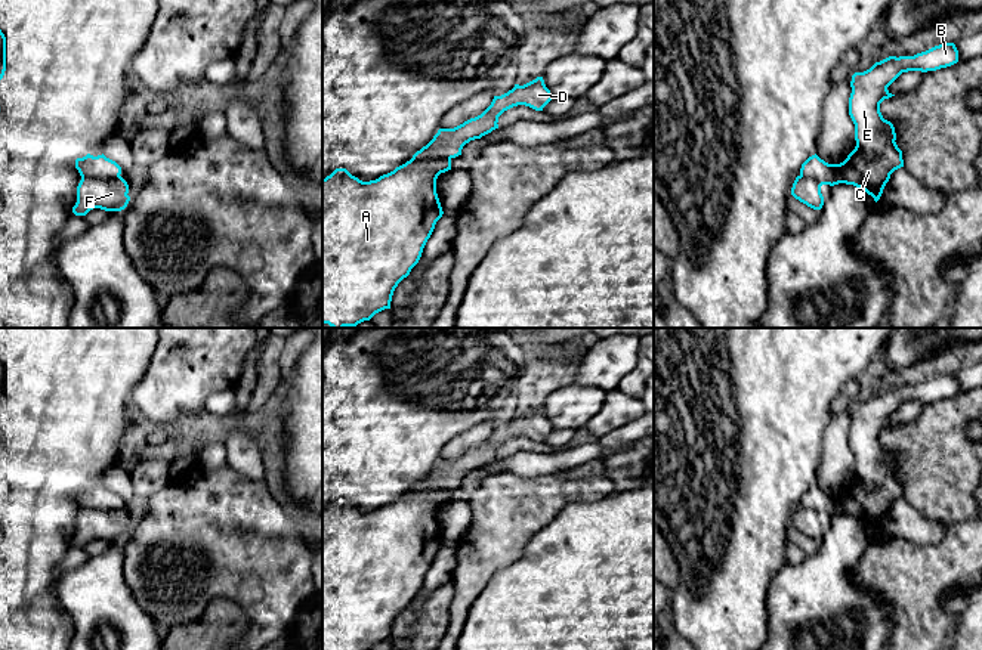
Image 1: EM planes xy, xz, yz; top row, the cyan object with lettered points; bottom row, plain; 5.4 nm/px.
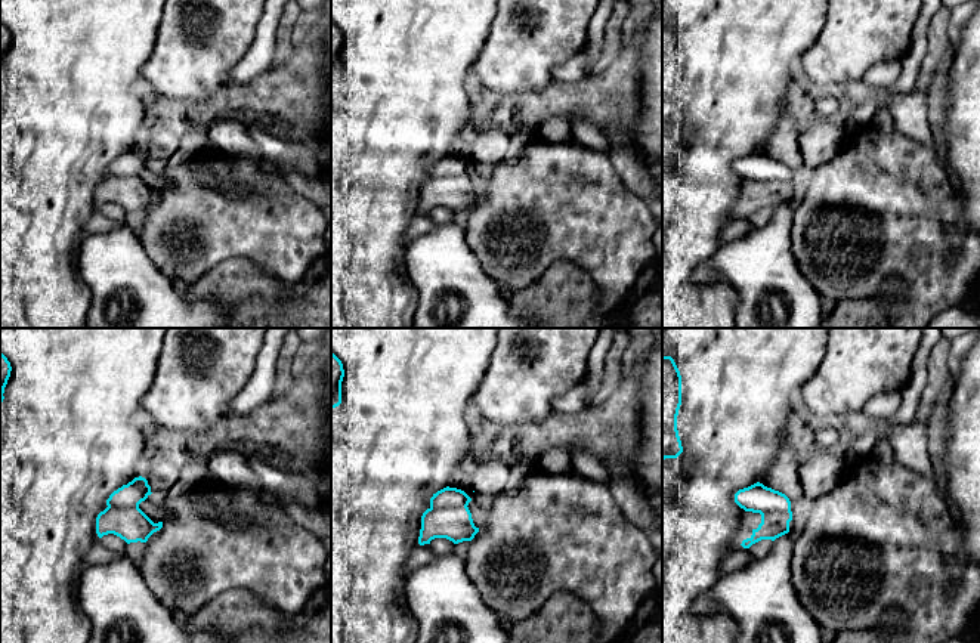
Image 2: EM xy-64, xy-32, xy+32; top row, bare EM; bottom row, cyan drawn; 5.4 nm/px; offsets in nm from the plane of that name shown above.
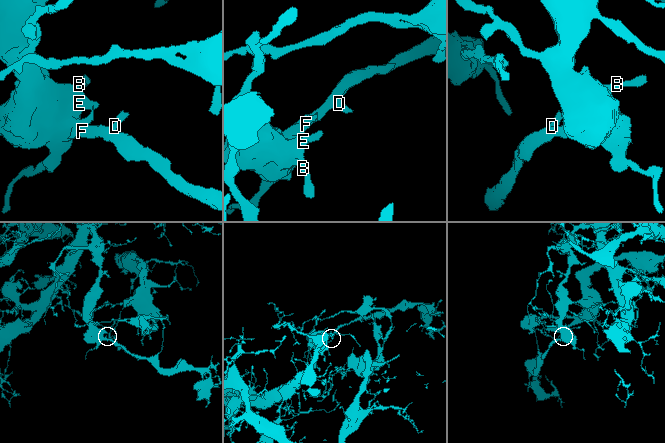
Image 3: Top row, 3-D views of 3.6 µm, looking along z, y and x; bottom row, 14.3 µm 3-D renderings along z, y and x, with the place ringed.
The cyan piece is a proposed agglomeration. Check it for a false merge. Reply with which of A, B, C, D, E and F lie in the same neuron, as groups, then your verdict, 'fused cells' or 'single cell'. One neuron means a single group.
A B C E / D F | fused cells

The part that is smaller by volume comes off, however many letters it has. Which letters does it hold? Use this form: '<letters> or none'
D, F

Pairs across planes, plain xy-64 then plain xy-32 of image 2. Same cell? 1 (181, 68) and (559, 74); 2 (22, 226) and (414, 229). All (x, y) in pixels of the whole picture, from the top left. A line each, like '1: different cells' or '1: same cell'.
1: different cells
2: different cells

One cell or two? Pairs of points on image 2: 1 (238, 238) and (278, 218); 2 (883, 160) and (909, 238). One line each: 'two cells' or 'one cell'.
1: one cell
2: one cell

